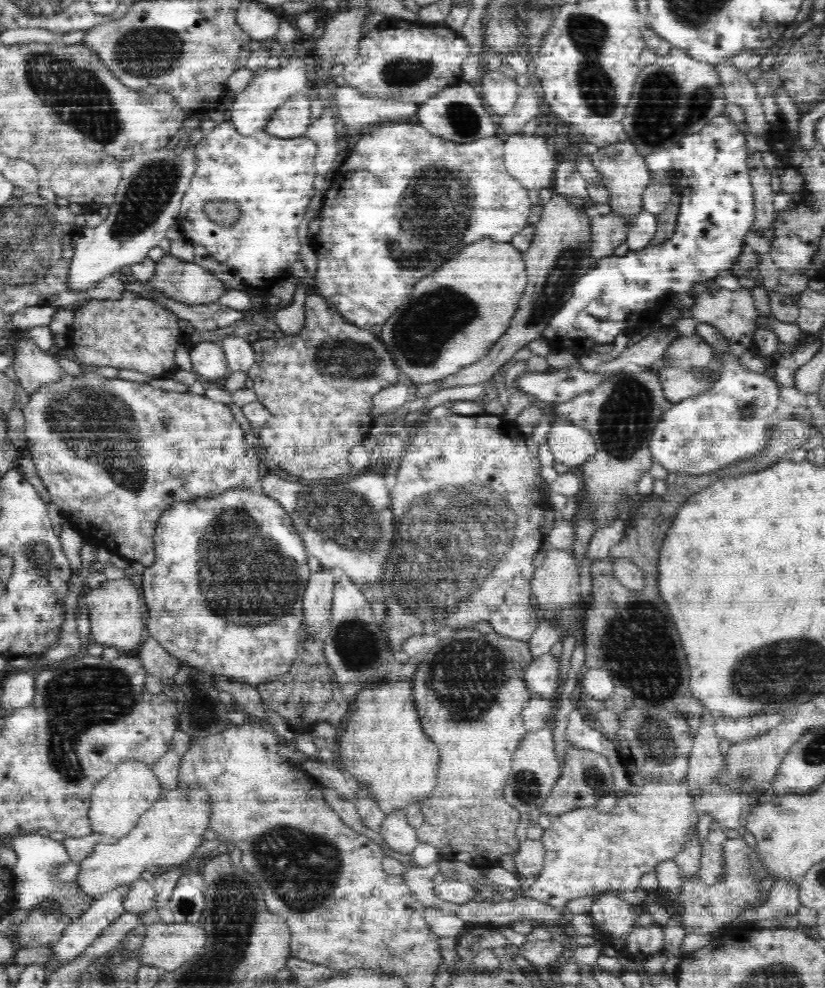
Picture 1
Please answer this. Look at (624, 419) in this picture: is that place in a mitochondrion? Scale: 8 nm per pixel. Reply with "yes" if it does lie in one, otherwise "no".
yes

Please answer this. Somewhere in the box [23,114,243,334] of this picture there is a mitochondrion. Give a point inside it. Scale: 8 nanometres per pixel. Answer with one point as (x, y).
(147, 193)

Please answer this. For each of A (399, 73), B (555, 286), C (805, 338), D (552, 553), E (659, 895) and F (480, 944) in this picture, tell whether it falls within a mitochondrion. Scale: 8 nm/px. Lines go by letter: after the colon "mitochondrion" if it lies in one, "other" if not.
A: mitochondrion
B: mitochondrion
C: other
D: other
E: other
F: other

